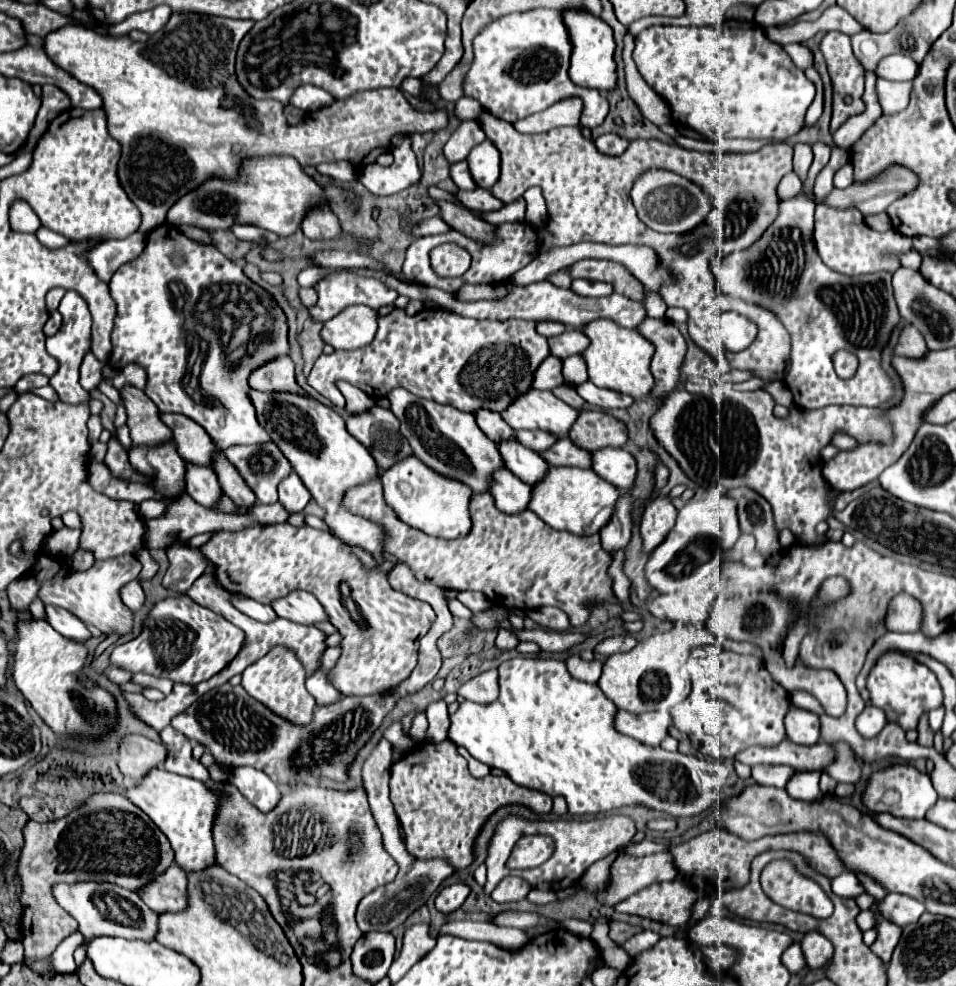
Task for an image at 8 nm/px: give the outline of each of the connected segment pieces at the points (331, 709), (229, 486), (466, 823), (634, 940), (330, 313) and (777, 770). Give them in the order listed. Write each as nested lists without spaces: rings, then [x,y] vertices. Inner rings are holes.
[[[398,562],[394,568],[386,574],[388,582],[394,590],[400,590],[408,596],[414,596],[418,600],[428,602],[436,612],[436,622],[432,624],[430,632],[420,640],[418,650],[418,664],[410,678],[396,686],[388,694],[372,694],[372,696],[344,696],[334,704],[318,706],[314,710],[314,718],[310,724],[294,724],[266,706],[262,706],[258,700],[254,700],[242,686],[230,686],[222,684],[210,692],[206,692],[202,698],[198,698],[186,712],[178,714],[172,720],[172,728],[184,734],[188,740],[196,740],[202,744],[214,760],[228,770],[236,770],[240,766],[254,766],[268,776],[276,778],[284,788],[290,788],[294,784],[302,784],[302,776],[312,776],[312,784],[318,786],[320,778],[330,778],[338,782],[348,780],[350,764],[356,760],[356,754],[362,750],[362,746],[372,738],[372,734],[382,726],[384,718],[392,708],[396,706],[398,698],[422,690],[428,682],[432,682],[442,666],[440,652],[436,648],[436,640],[452,628],[452,616],[448,612],[446,600],[442,596],[442,588],[418,582],[412,574],[412,570]],[[340,760],[340,772],[334,768],[334,762]]]
[[[218,454],[218,458],[214,458],[214,472],[218,476],[218,482],[224,490],[224,494],[242,510],[248,510],[256,504],[254,492],[250,490],[250,486],[246,486],[246,482],[242,482],[242,476],[238,474],[238,470],[224,458],[224,454]]]
[[[450,740],[420,744],[392,766],[392,804],[405,832],[406,850],[418,860],[442,858],[456,870],[474,860],[474,836],[496,808],[504,804],[526,804],[538,814],[552,810],[552,798],[548,794],[526,790],[526,786],[518,786],[506,776],[472,778],[466,760],[458,754],[458,746]]]
[[[642,930],[638,934],[634,934],[630,940],[624,942],[624,950],[634,958],[646,950],[650,950],[652,946],[656,946],[656,942],[660,940],[660,936],[652,930]]]
[[[336,274],[314,286],[318,304],[310,308],[314,322],[326,322],[352,304],[366,304],[374,310],[386,304],[394,304],[398,292],[384,286],[374,278],[362,278],[354,274]]]
[[[754,766],[752,778],[762,786],[774,786],[774,788],[786,788],[788,780],[798,774],[792,770],[792,766]]]

